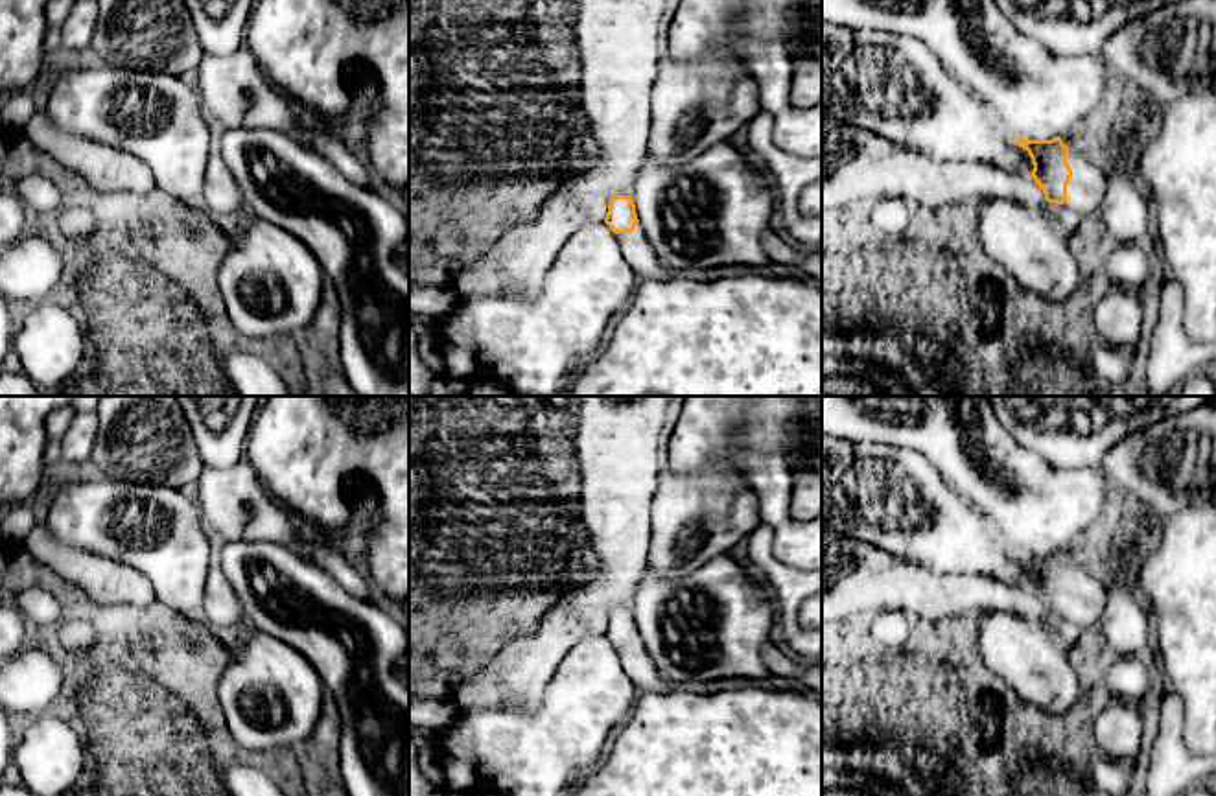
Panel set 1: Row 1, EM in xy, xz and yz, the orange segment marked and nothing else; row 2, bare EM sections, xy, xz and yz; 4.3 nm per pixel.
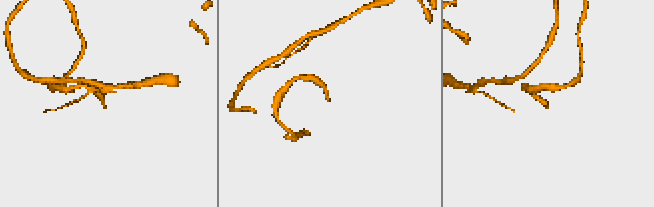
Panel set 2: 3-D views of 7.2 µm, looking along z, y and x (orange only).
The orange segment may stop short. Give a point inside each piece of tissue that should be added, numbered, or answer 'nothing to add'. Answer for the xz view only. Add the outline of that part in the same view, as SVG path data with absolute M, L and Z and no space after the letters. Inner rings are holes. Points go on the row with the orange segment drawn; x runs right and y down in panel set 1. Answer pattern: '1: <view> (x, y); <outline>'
1: xz (636, 249); M639 223L632 232L614 232L614 236L621 247L623 258L639 280L669 280L672 276L672 271L658 260Z

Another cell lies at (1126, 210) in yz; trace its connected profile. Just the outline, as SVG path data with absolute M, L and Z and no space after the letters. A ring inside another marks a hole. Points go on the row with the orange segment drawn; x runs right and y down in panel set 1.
M1128 111L1113 114L1102 127L1087 131L1087 146L1105 175L1100 219L1107 243L1140 243L1153 232L1153 203L1142 181L1133 171L1139 149L1153 131L1129 118Z

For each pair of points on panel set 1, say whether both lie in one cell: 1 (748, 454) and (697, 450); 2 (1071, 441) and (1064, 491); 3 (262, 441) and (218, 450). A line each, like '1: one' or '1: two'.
1: one
2: two
3: two

